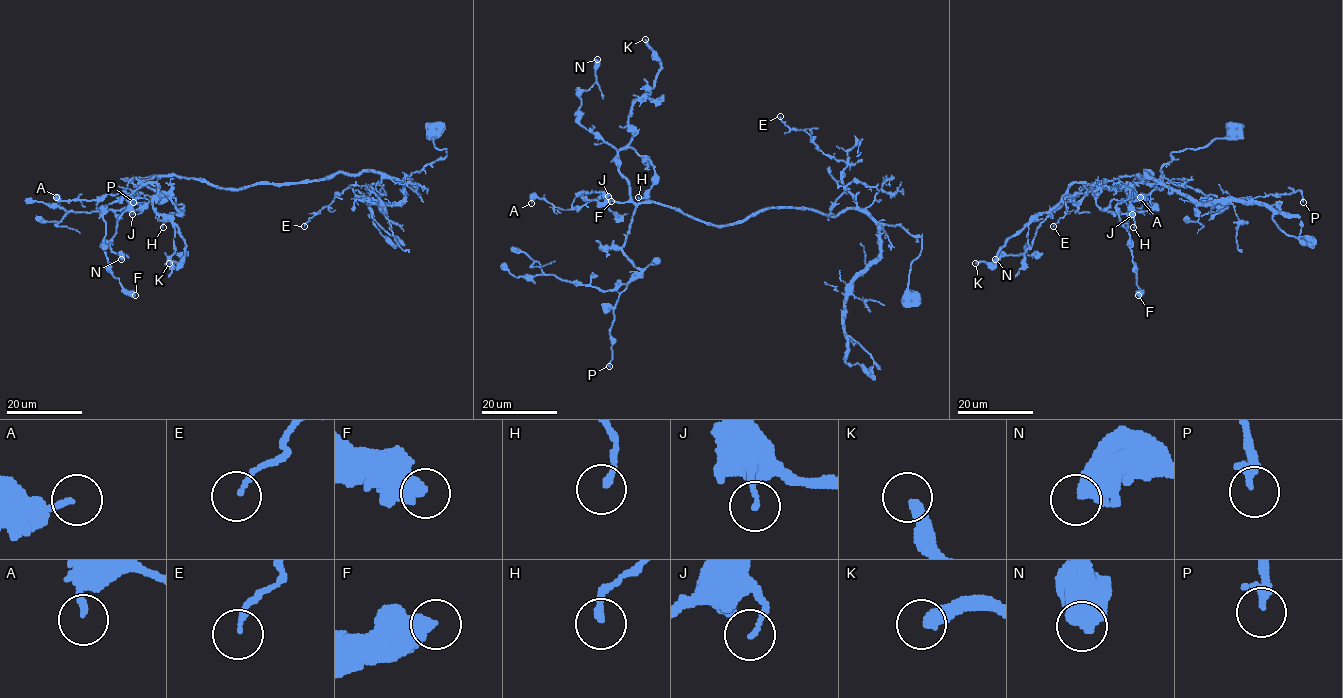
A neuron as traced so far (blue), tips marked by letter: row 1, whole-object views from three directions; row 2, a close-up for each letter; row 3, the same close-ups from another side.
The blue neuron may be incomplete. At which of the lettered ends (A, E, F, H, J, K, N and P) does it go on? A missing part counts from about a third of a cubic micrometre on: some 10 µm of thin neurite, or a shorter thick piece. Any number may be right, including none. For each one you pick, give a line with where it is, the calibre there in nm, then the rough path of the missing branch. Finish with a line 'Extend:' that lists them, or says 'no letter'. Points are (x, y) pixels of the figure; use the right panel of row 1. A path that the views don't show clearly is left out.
K: (975, 263) | 380 nm
Extend: K

